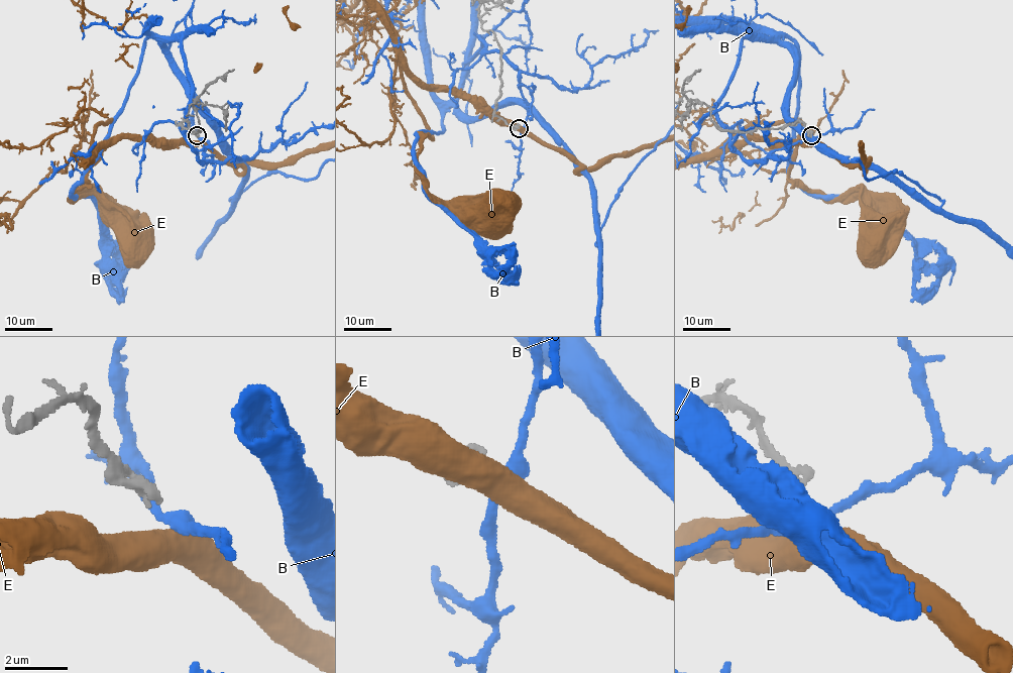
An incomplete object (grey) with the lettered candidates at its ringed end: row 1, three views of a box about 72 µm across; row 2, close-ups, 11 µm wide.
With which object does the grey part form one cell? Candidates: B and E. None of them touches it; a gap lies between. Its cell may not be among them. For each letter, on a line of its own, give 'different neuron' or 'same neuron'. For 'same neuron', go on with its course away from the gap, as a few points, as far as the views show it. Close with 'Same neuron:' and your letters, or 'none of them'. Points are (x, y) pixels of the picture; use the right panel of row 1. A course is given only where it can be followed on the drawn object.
B: different neuron
E: different neuron
Same neuron: none of them

